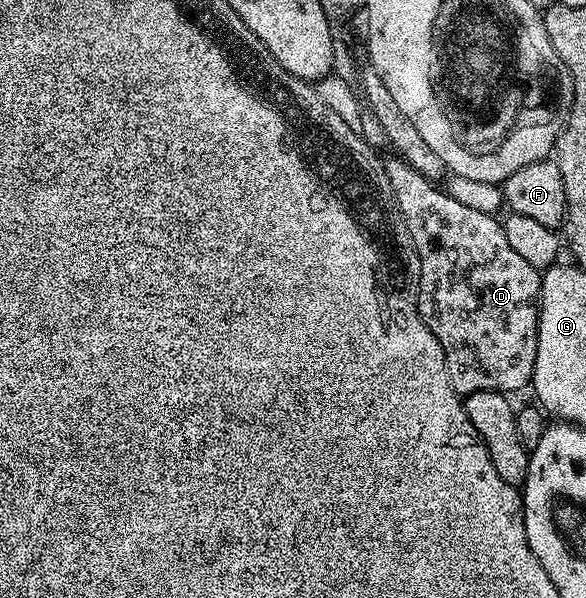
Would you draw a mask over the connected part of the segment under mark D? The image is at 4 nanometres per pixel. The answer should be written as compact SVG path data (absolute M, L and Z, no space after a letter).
M400 158L392 159L385 160L385 173L391 182L393 204L395 205L395 211L403 214L403 222L407 222L407 230L415 242L415 250L419 254L419 262L421 263L421 273L419 274L419 282L417 283L417 314L423 318L423 322L426 328L431 330L431 334L435 334L435 338L443 350L445 369L447 370L447 378L451 382L451 386L457 392L458 396L462 398L476 392L514 394L513 392L519 391L520 388L528 389L533 379L533 371L535 370L537 314L541 303L542 273L535 266L531 266L531 262L524 260L507 243L504 223L496 215L488 216L487 214L483 214L483 210L471 210L471 206L463 206L463 202L451 198L444 187L438 186L434 181L429 180L428 177L417 172L405 160Z

